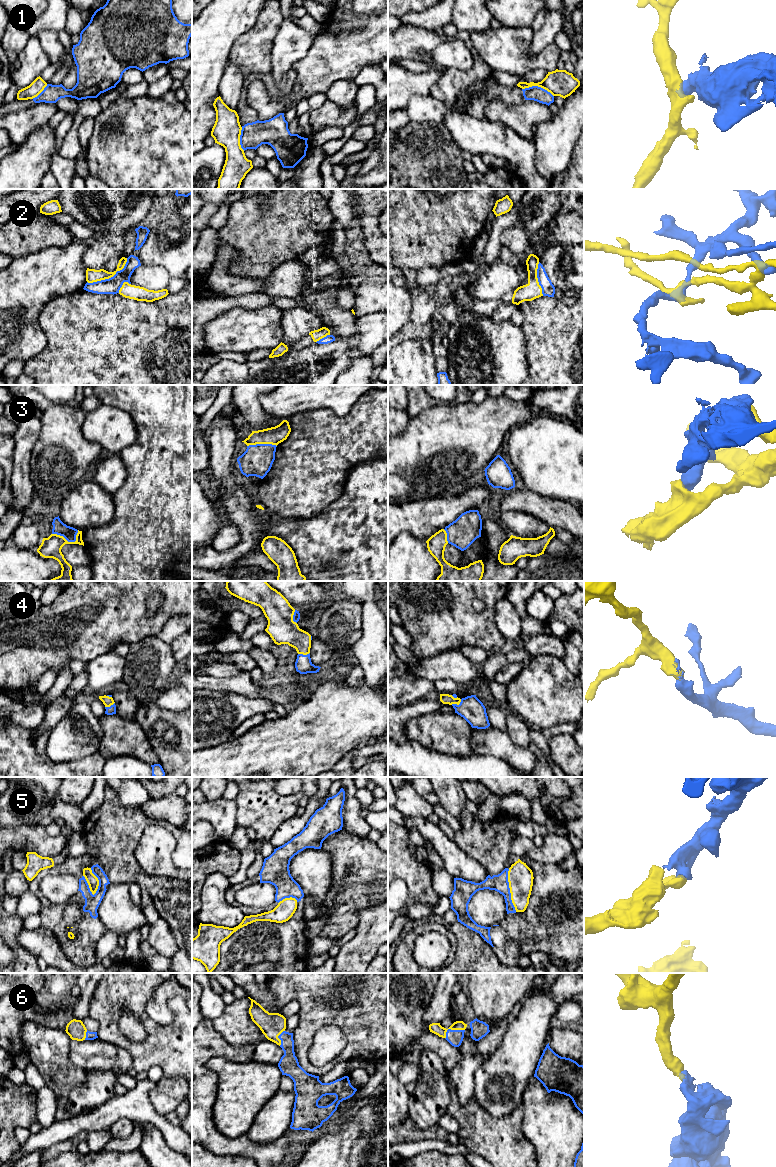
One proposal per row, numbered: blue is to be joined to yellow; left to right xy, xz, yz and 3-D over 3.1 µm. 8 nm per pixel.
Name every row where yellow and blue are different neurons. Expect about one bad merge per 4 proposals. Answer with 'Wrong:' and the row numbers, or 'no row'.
Wrong: 1, 2, 3, 5

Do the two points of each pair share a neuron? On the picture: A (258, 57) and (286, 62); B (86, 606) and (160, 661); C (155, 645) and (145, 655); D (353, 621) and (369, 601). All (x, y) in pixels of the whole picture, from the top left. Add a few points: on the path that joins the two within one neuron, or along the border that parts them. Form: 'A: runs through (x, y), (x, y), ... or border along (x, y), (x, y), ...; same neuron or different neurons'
A: border along (276, 36), (272, 47), (270, 71); different neurons
B: border along (155, 634), (132, 642), (129, 645); different neurons
C: runs through (153, 647), (147, 653); same neuron
D: border along (348, 597), (357, 600), (361, 604), (362, 632); different neurons

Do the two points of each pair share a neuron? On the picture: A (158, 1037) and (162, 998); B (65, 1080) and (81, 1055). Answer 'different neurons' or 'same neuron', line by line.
A: different neurons
B: different neurons

